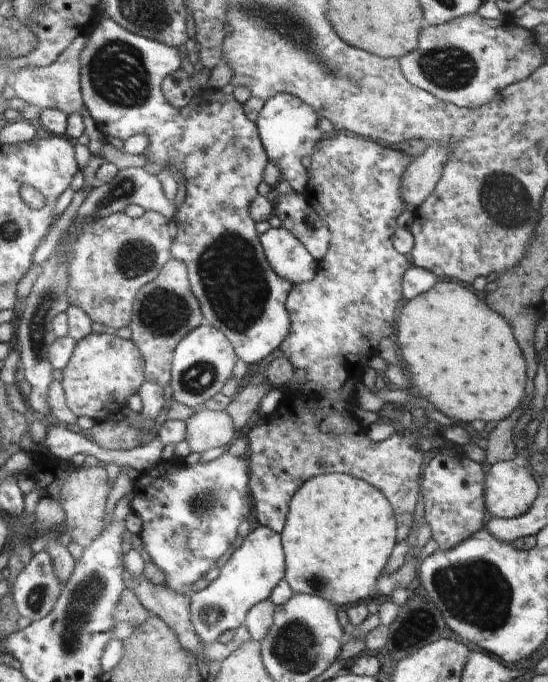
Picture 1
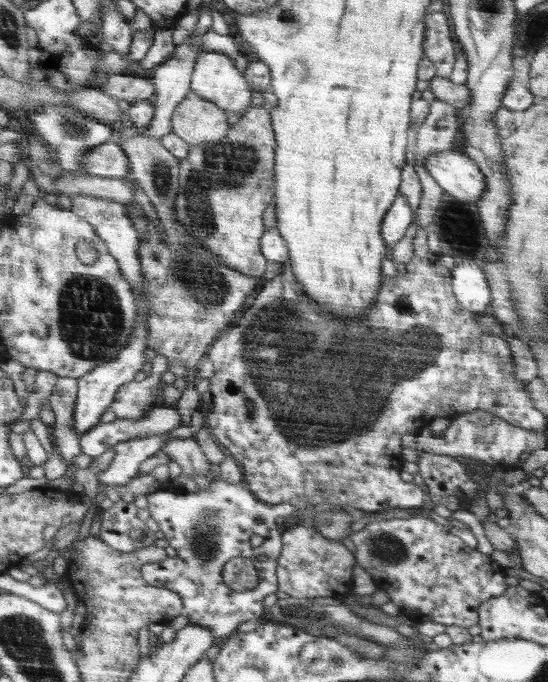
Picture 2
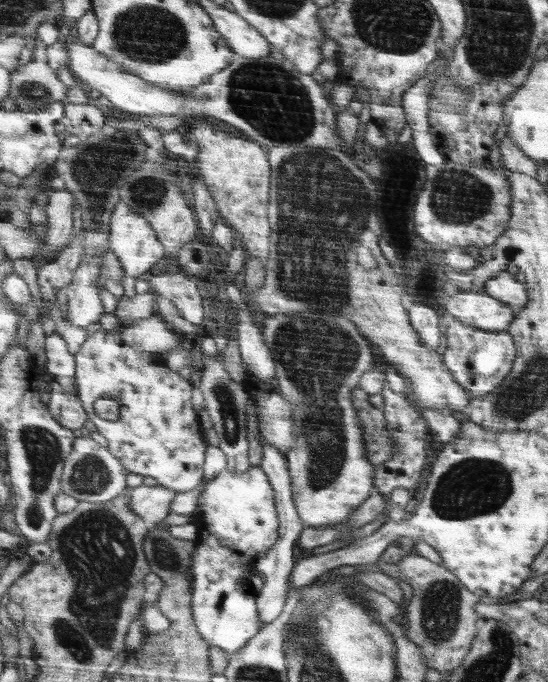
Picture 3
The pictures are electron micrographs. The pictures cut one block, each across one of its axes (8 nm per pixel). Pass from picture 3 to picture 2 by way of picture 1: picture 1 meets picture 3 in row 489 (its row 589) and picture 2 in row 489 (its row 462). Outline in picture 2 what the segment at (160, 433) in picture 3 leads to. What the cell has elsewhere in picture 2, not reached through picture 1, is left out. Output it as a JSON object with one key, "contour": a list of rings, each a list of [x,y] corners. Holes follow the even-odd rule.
{"contour":[[[224,478],[211,480],[208,489],[198,489],[195,492],[186,491],[184,488],[174,486],[172,489],[164,488],[151,493],[148,496],[149,508],[152,517],[159,523],[161,530],[165,533],[165,538],[170,541],[173,548],[177,549],[178,554],[170,557],[162,563],[150,563],[143,568],[144,578],[158,588],[173,590],[181,594],[184,598],[184,612],[189,615],[192,624],[207,626],[213,630],[217,642],[220,644],[239,631],[245,622],[256,620],[258,616],[264,614],[264,606],[262,606],[262,598],[266,598],[268,594],[274,594],[276,588],[276,566],[278,566],[277,558],[279,557],[282,542],[278,538],[278,526],[276,526],[276,518],[278,516],[298,514],[294,505],[290,503],[268,504],[265,501],[256,500],[255,493],[248,492],[248,487],[239,484],[230,484]],[[258,537],[260,545],[256,548],[250,546],[250,538]],[[240,557],[250,558],[256,570],[258,570],[258,585],[246,592],[238,592],[234,590],[227,582],[224,576],[225,566],[233,558]]]}

